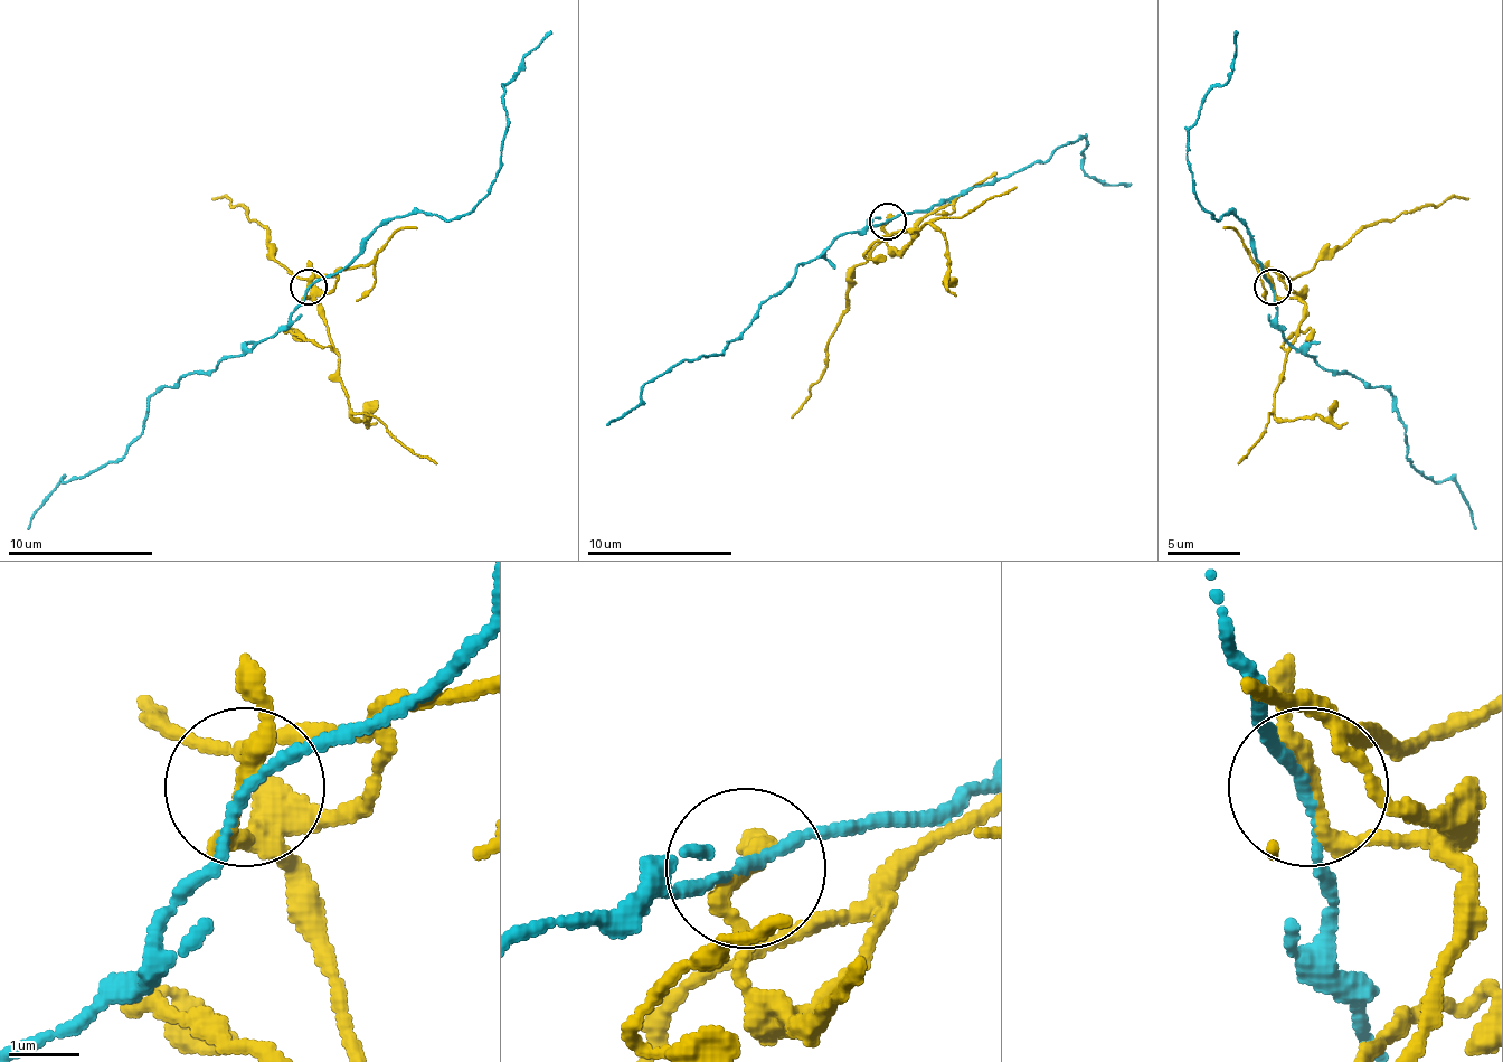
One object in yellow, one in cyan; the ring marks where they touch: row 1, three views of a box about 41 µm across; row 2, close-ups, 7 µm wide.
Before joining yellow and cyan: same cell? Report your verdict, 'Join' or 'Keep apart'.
Keep apart

